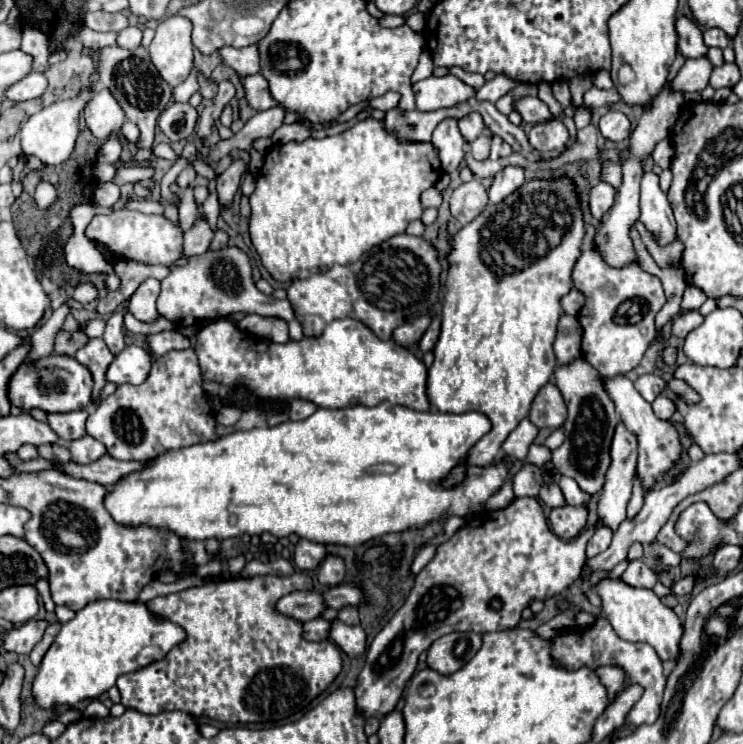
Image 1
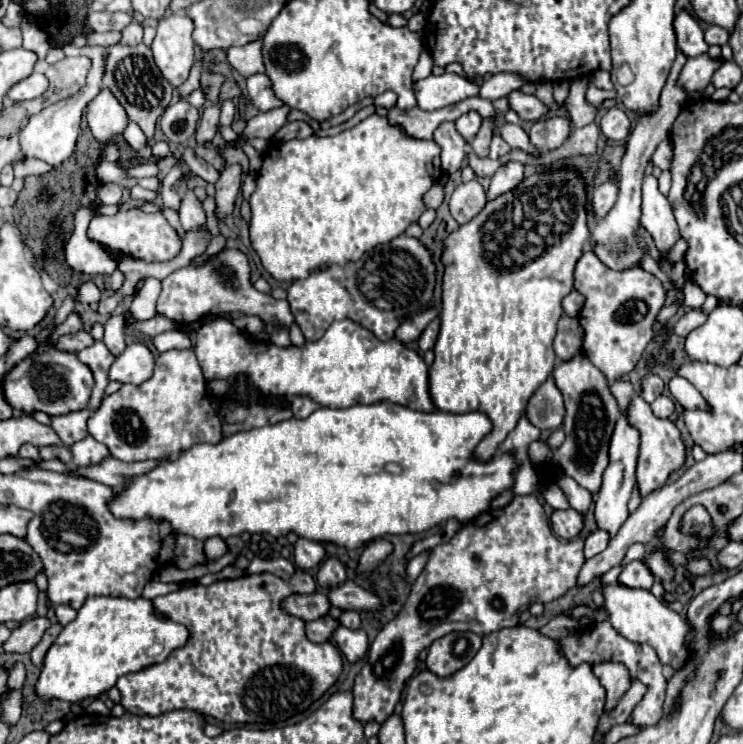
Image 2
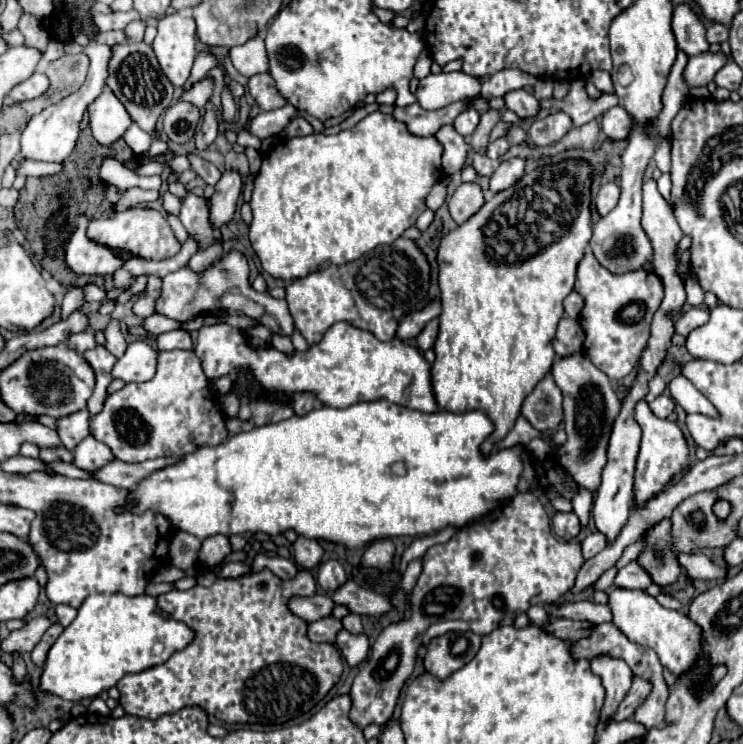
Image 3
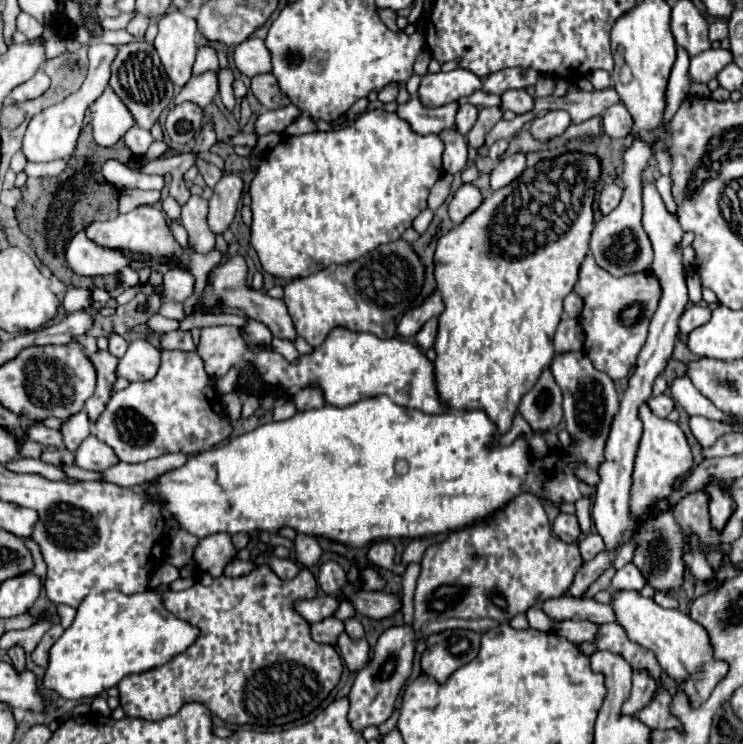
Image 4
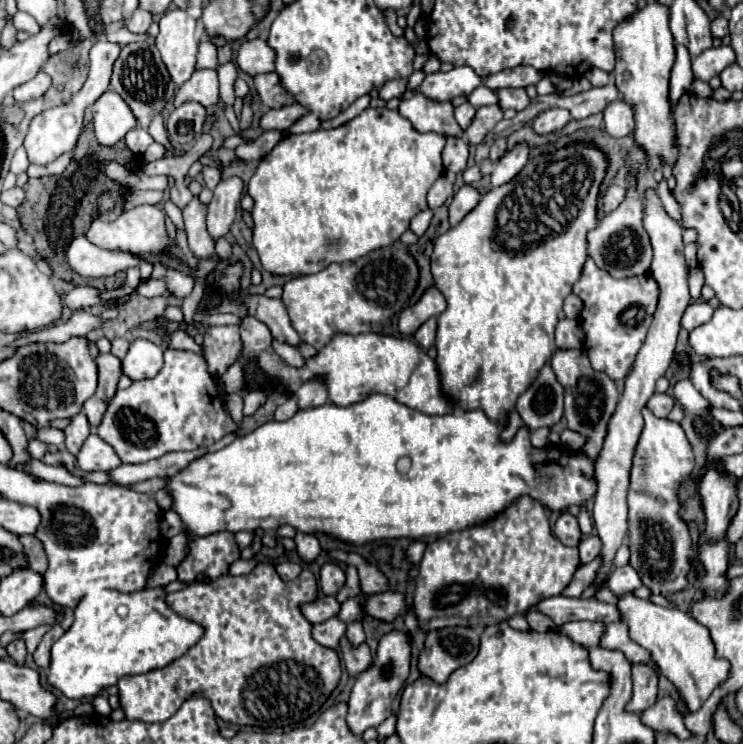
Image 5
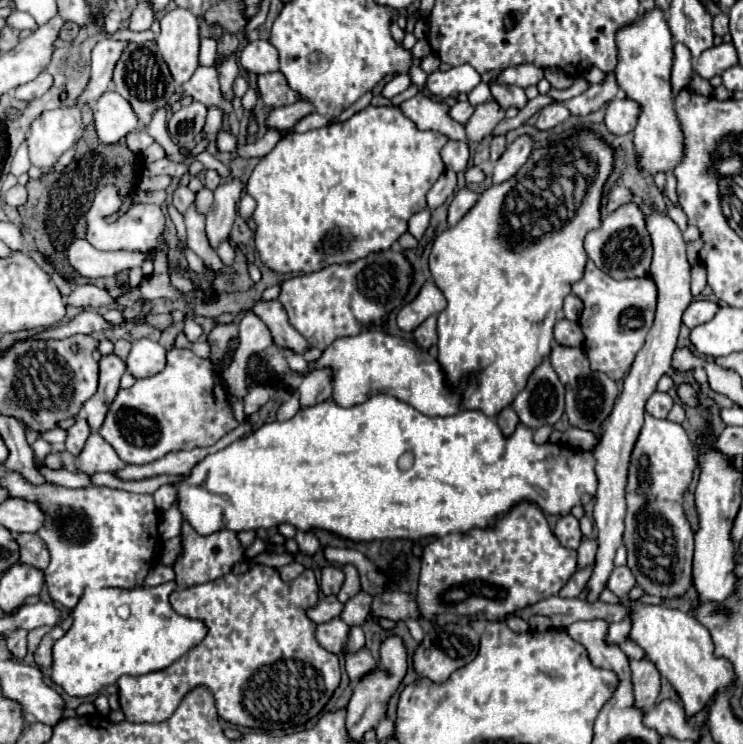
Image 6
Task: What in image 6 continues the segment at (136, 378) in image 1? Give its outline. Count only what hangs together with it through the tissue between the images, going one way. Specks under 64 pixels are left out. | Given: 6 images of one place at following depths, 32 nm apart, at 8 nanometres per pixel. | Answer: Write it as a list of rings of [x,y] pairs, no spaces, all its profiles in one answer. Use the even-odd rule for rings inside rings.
[[[136,340],[132,342],[132,350],[128,354],[126,362],[126,372],[132,374],[134,378],[148,378],[154,376],[158,372],[164,370],[164,352],[166,348],[162,348],[158,342],[152,340]]]

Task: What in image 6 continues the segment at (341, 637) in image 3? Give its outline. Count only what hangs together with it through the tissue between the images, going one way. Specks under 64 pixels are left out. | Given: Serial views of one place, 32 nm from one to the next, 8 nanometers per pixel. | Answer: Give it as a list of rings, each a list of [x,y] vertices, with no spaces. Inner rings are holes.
[[[362,648],[362,650],[352,652],[352,654],[344,652],[344,660],[346,660],[346,672],[348,672],[352,682],[356,682],[360,676],[364,676],[364,672],[370,672],[376,666],[368,648]]]

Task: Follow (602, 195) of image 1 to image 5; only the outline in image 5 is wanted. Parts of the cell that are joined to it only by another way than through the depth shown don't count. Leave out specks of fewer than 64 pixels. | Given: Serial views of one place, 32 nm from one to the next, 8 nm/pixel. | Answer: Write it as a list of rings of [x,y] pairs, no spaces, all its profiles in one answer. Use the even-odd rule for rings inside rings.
[[[616,184],[608,186],[606,192],[604,192],[604,196],[602,196],[602,210],[606,214],[612,212],[612,210],[616,210],[618,204],[620,204],[620,200],[624,200],[624,188],[616,186]]]

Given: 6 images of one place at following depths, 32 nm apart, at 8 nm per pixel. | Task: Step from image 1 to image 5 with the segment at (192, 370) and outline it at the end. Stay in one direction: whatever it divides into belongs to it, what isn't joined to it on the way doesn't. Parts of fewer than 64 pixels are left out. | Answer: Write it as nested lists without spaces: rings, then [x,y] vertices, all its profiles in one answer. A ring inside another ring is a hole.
[[[164,350],[164,366],[154,378],[132,382],[130,388],[114,394],[96,434],[128,464],[142,464],[176,450],[210,448],[236,430],[222,398],[224,394],[208,374],[202,356],[186,350]]]

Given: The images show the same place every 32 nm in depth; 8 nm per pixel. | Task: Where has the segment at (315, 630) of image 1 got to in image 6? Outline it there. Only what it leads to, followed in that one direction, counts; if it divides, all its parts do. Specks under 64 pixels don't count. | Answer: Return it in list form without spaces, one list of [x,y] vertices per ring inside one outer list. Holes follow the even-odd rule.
[[[332,618],[330,622],[316,626],[316,640],[320,646],[328,648],[330,652],[340,654],[348,640],[348,630],[350,626],[346,622],[342,622],[340,618]]]

